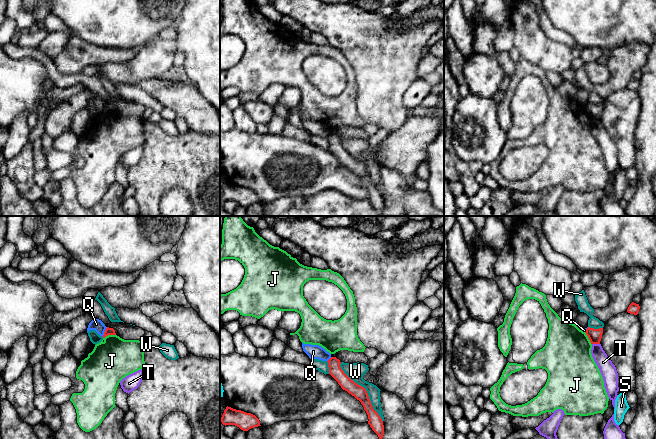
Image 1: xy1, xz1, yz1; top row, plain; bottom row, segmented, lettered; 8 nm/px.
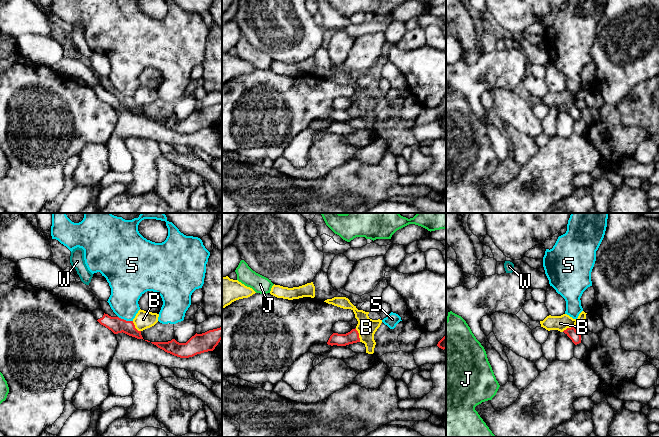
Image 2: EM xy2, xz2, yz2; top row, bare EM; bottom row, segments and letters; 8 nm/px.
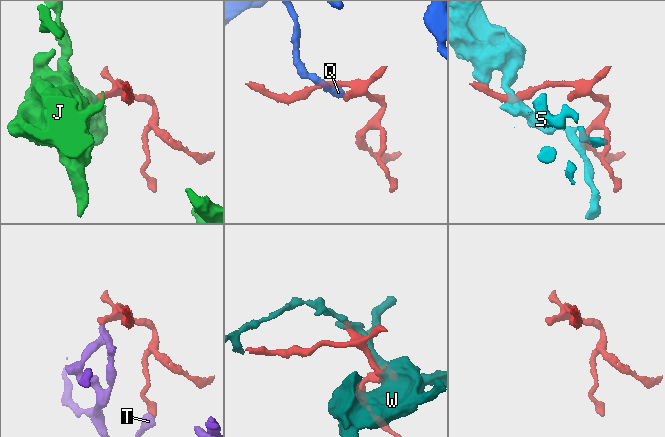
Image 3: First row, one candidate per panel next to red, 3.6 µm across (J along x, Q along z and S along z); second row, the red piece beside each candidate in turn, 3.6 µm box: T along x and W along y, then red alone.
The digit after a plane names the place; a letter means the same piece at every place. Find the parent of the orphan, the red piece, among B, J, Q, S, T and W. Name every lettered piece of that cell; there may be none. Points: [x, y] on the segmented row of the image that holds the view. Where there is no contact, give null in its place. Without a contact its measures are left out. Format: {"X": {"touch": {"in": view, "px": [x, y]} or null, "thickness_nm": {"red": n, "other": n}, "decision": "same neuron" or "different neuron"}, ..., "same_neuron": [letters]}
{"B": {"touch": {"in": "xz2", "px": [358, 335]}, "thickness_nm": {"red": 100, "other": 160}, "decision": "different neuron"}, "J": {"touch": {"in": "xy1", "px": [109, 334]}, "thickness_nm": {"red": 60, "other": 340}, "decision": "different neuron"}, "Q": {"touch": {"in": "xy1", "px": [104, 332]}, "thickness_nm": {"red": 60, "other": 90}, "decision": "different neuron"}, "S": {"touch": {"in": "xy2", "px": [125, 320]}, "thickness_nm": {"red": 130, "other": 260}, "decision": "different neuron"}, "T": {"touch": {"in": "yz1", "px": [596, 343]}, "thickness_nm": {"red": 110, "other": 130}, "decision": "different neuron"}, "W": {"touch": {"in": "xz1", "px": [365, 390]}, "thickness_nm": {"red": 110, "other": 140}, "decision": "different neuron"}, "same_neuron": []}

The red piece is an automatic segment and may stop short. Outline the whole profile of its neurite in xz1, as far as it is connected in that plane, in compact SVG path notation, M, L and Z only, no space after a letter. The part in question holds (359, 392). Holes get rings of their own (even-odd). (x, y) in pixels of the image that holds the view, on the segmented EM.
M331 357L328 361L329 374L338 382L341 388L347 391L361 402L368 415L368 424L372 430L378 435L379 439L383 438L384 425L379 414L373 409L366 389L353 380L351 380L341 369L340 360L336 357Z

